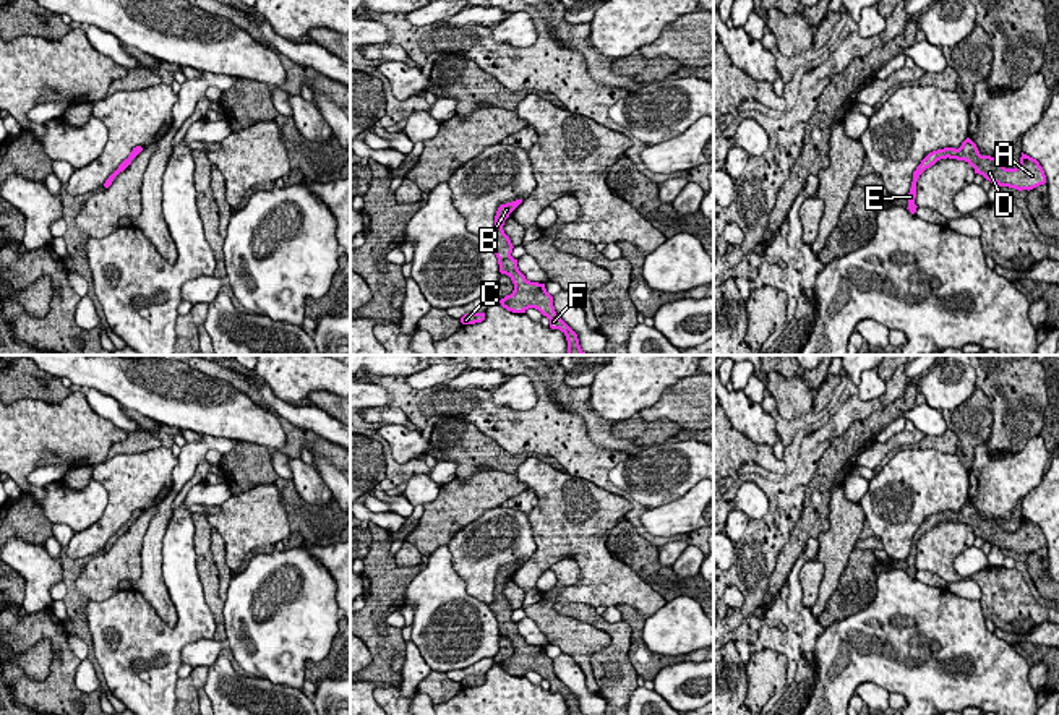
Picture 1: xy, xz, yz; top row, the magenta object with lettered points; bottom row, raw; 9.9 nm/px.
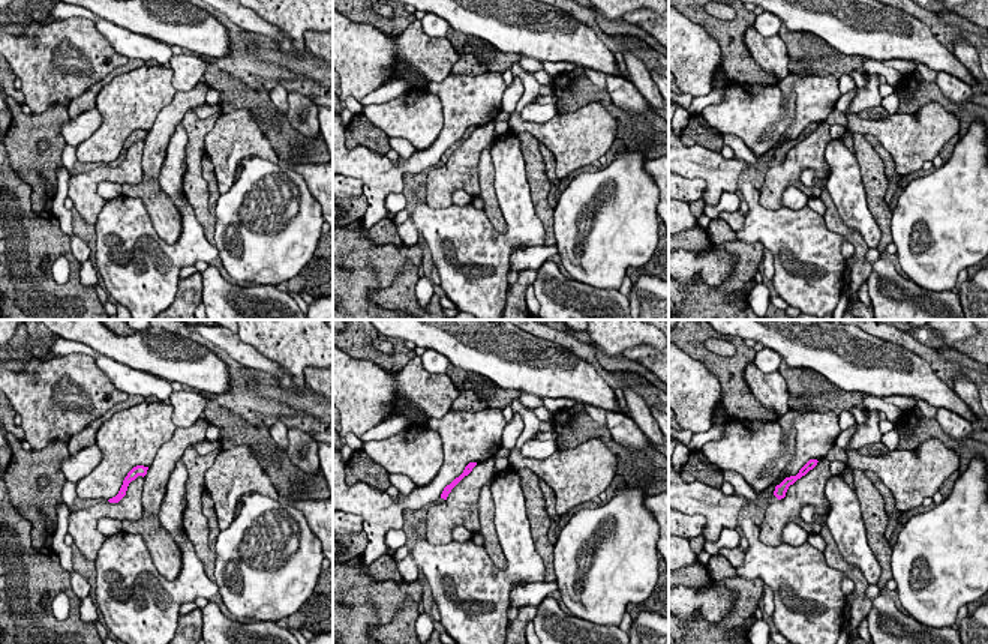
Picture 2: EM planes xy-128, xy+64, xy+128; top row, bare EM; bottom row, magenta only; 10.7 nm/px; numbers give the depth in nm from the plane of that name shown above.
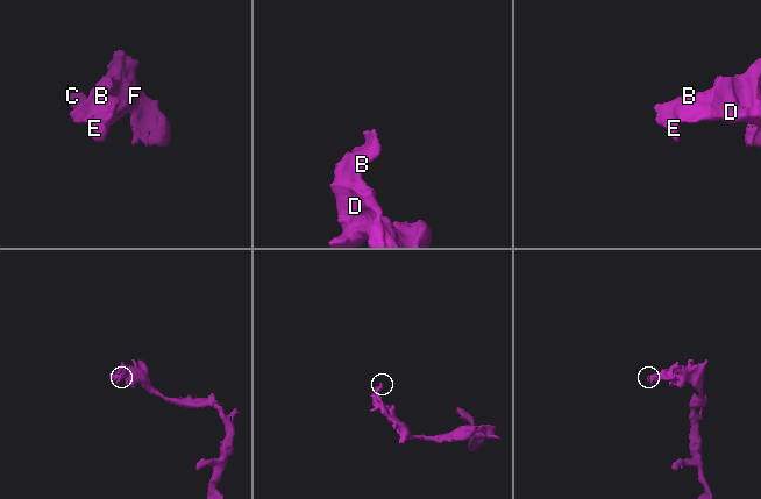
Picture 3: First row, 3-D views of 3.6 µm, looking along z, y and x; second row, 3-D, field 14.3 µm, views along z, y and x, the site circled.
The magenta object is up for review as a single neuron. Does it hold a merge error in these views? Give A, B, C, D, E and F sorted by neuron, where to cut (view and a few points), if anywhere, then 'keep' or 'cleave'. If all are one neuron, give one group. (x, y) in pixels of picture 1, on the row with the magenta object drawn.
A B C D E F; no cut; keep

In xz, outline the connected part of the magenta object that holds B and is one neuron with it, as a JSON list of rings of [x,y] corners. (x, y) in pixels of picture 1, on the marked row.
[[[516,199],[498,208],[493,227],[495,237],[488,242],[498,258],[499,272],[509,276],[514,284],[512,293],[498,302],[512,313],[525,313],[529,308],[538,310],[550,319],[551,329],[560,329],[566,336],[566,355],[590,355],[581,349],[577,334],[556,315],[553,297],[547,292],[545,284],[527,280],[517,268],[517,259],[511,256],[514,246],[504,233],[503,225],[521,203],[522,199]]]

